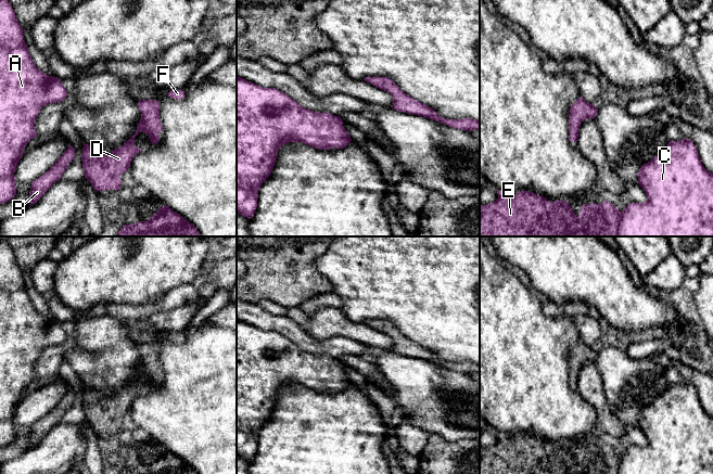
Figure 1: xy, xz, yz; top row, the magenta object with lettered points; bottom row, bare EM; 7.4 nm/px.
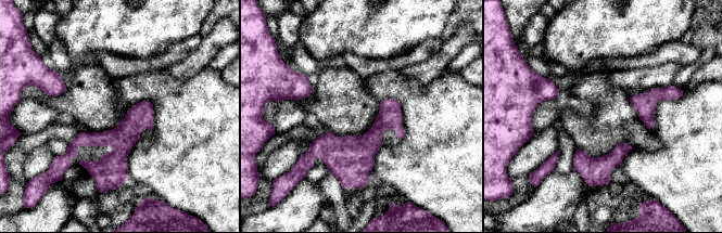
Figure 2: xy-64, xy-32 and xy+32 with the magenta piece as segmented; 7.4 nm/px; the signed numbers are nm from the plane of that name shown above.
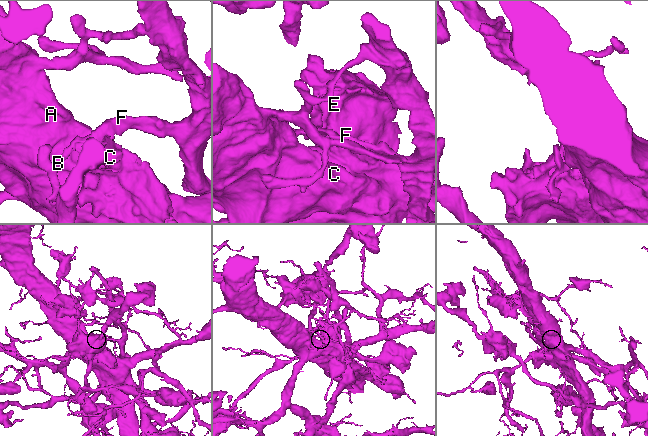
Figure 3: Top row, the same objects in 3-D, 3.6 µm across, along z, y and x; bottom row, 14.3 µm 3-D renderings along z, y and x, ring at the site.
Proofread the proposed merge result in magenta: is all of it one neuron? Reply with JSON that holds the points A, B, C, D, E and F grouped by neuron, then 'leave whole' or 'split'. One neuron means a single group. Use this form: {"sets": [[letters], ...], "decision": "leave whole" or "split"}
{"sets": [["A", "B", "C", "D", "E"], ["F"]], "decision": "split"}

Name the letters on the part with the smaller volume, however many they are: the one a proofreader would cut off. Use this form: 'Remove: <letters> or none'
Remove: F

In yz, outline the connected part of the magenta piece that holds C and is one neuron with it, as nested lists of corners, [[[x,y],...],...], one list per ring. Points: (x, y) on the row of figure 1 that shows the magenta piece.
[[[685,138],[679,141],[670,141],[661,153],[640,167],[638,183],[647,195],[645,203],[629,203],[623,212],[620,212],[608,201],[602,204],[584,204],[577,217],[568,201],[549,202],[530,191],[521,191],[514,194],[507,190],[500,190],[497,192],[498,198],[495,202],[480,205],[480,236],[713,236],[713,174],[703,167],[698,150],[691,140]]]

